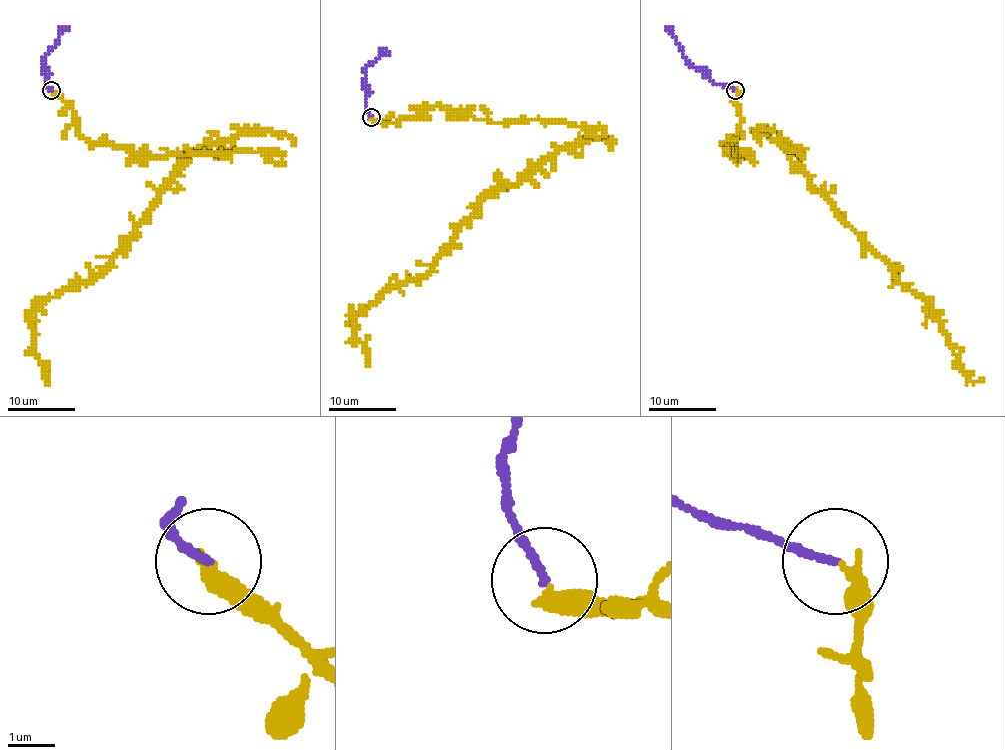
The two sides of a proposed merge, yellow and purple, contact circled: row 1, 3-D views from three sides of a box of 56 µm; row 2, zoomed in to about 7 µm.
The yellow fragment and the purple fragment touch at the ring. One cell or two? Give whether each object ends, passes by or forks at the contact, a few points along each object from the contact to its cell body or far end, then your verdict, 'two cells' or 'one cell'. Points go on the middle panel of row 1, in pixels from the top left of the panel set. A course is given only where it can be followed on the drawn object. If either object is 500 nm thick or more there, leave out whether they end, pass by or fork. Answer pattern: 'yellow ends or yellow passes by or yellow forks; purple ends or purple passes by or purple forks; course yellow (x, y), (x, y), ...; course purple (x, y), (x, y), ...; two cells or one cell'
yellow ends; purple ends; course yellow (372, 118), (434, 107), (599, 135), (495, 186), (421, 277), (355, 314), (367, 366); course purple (372, 117), (367, 108), (365, 69), (382, 53), (390, 54); two cells

